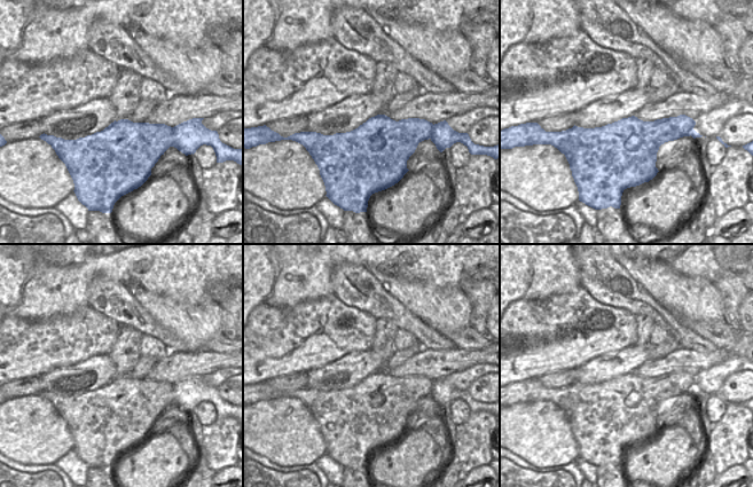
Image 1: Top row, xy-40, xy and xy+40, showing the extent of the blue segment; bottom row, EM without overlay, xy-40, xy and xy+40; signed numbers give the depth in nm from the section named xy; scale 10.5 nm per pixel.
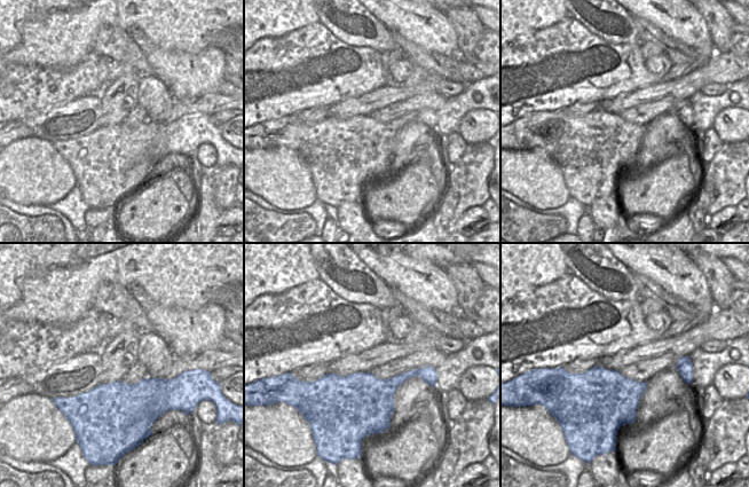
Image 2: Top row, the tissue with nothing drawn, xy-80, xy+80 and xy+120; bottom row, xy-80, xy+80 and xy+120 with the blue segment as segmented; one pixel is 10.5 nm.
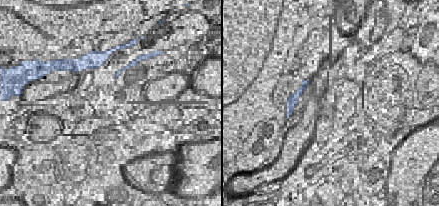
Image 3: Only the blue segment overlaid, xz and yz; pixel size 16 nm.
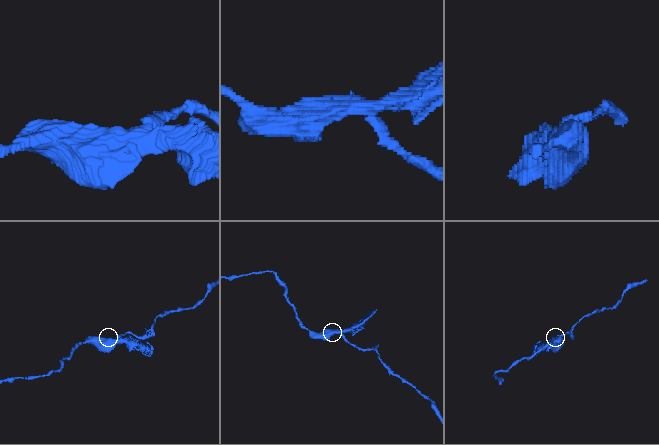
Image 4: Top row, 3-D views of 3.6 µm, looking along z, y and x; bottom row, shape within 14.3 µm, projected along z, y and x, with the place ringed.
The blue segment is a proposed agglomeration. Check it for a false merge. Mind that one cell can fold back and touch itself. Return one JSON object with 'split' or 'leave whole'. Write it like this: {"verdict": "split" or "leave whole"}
{"verdict": "split"}

